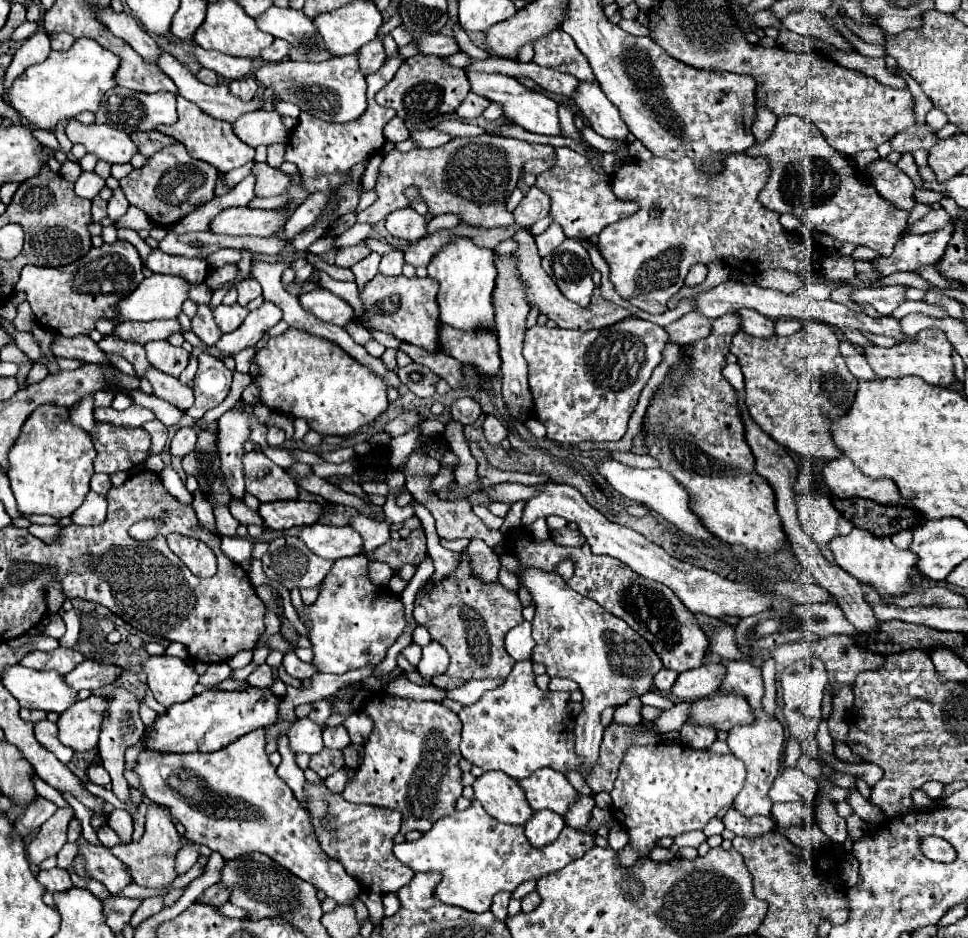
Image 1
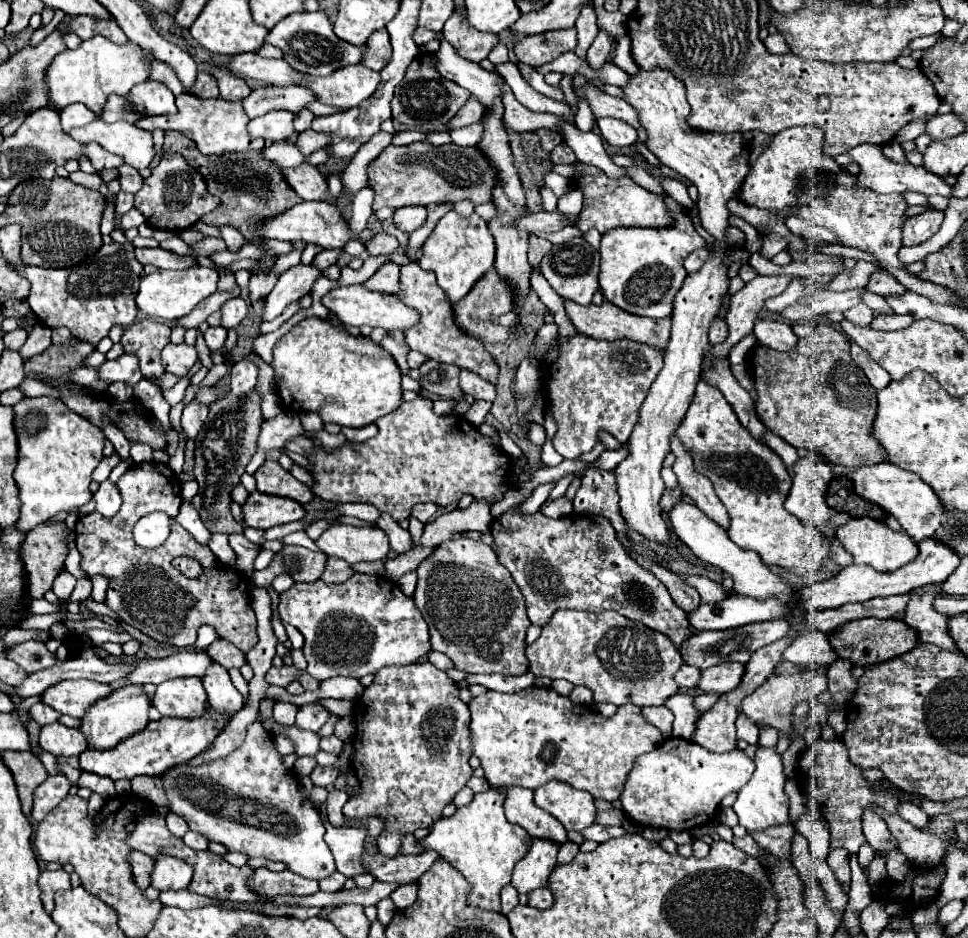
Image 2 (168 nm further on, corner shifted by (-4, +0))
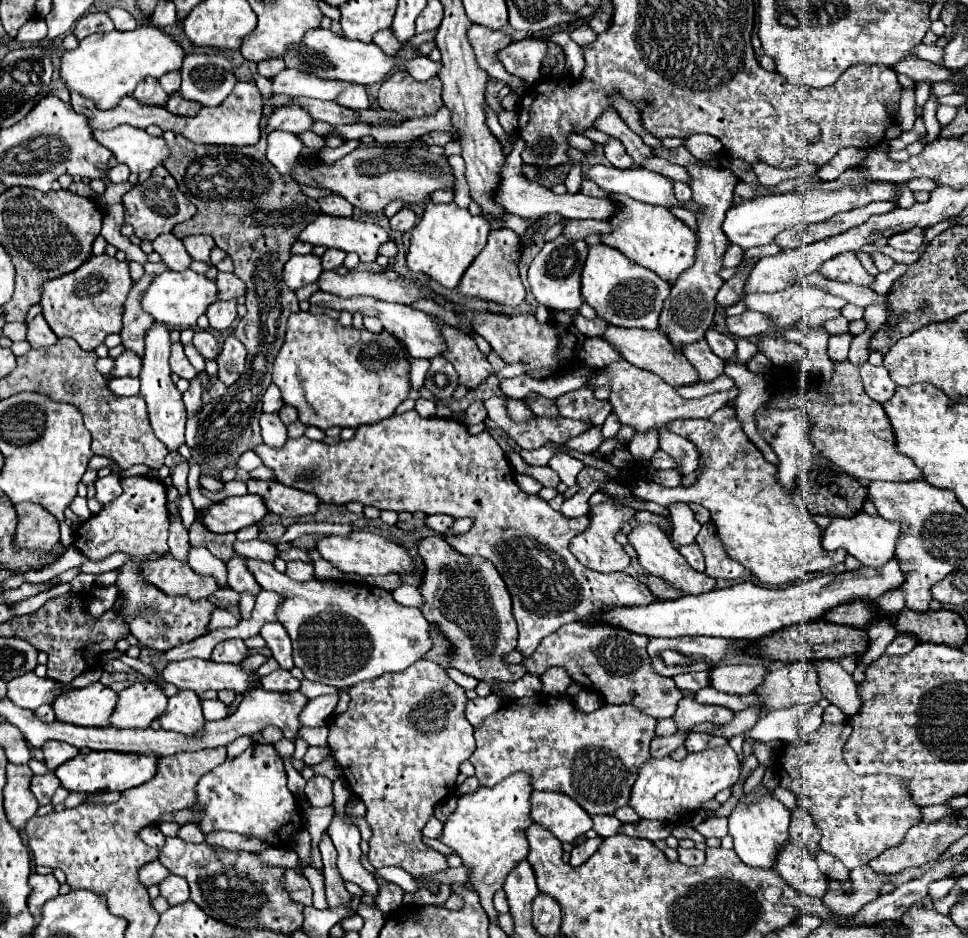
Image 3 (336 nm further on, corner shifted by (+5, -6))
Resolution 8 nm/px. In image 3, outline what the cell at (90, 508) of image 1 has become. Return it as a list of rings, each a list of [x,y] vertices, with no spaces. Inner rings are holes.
[[[109,474],[105,478],[97,478],[95,482],[95,488],[97,488],[97,500],[101,504],[107,504],[111,502],[113,498],[117,498],[121,494],[121,482],[119,482],[119,476],[117,474]]]

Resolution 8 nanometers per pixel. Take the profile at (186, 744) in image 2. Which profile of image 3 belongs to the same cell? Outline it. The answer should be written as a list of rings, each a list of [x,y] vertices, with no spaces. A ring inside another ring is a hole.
[[[89,752],[79,754],[73,760],[61,764],[55,774],[61,780],[61,786],[69,792],[99,794],[99,792],[125,792],[147,780],[157,772],[157,756],[137,756],[137,754],[119,754],[119,752]]]

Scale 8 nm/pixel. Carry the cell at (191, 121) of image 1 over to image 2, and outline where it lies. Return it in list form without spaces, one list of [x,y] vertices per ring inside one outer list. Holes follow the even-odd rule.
[[[180,94],[176,96],[176,106],[178,106],[178,114],[174,116],[148,116],[142,118],[136,126],[142,130],[178,130],[182,134],[186,134],[190,140],[196,142],[198,150],[206,156],[210,154],[236,154],[236,152],[246,152],[246,150],[258,150],[262,152],[264,148],[264,140],[252,140],[248,136],[246,124],[248,124],[248,116],[242,110],[240,102],[226,102],[222,98],[218,100],[204,100],[198,98],[194,94]]]

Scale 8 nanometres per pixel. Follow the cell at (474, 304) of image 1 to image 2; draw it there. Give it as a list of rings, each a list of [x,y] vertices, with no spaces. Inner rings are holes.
[[[451,210],[440,218],[436,228],[424,242],[424,258],[420,260],[420,266],[436,274],[438,286],[446,292],[450,304],[456,304],[470,292],[470,288],[474,288],[480,278],[484,278],[492,270],[494,254],[496,246],[486,222],[478,214],[472,214],[470,218],[460,218]]]

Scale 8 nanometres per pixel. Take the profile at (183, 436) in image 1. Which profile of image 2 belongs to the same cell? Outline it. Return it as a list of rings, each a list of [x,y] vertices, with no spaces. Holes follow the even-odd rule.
[[[196,402],[186,404],[186,408],[182,412],[182,428],[190,440],[194,440],[198,436],[200,428],[206,422],[206,416],[208,416],[208,406],[198,406]]]

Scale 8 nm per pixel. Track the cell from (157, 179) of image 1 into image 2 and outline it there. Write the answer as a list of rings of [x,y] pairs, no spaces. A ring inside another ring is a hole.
[[[174,152],[162,154],[160,164],[152,170],[152,174],[144,180],[144,186],[134,196],[134,208],[146,216],[146,222],[152,228],[162,228],[172,232],[180,232],[194,226],[204,214],[212,212],[216,206],[218,198],[214,198],[206,190],[202,174],[198,174],[194,166],[186,164],[186,160]]]

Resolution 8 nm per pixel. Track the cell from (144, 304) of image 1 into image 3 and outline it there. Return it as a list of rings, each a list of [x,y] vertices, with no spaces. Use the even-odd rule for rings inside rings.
[[[183,270],[183,272],[163,272],[159,274],[151,286],[143,292],[141,306],[145,312],[149,312],[157,322],[165,322],[167,326],[181,326],[189,328],[195,326],[197,318],[207,312],[207,306],[217,300],[217,284],[205,274],[197,274],[193,270]]]

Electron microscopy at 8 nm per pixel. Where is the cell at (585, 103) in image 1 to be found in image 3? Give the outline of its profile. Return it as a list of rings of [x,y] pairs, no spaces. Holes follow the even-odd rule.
[[[611,138],[603,148],[605,148],[605,158],[611,162],[611,166],[621,168],[621,170],[631,170],[631,168],[635,168],[631,156],[625,152],[625,146],[623,146],[619,140]]]

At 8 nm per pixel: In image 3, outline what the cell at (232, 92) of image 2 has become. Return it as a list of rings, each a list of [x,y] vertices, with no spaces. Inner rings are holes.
[[[223,52],[185,56],[181,78],[177,94],[201,106],[219,106],[237,84],[231,60]]]

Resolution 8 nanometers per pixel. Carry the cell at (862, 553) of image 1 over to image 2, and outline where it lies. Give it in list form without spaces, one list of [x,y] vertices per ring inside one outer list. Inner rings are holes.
[[[850,518],[836,530],[836,538],[842,542],[846,552],[852,554],[854,564],[868,564],[878,572],[898,570],[898,566],[904,566],[918,556],[918,544],[912,542],[906,532],[894,532],[884,522],[872,518]]]

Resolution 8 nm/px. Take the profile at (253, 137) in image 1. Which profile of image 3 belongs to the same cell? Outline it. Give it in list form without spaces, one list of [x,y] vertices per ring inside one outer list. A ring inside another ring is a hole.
[[[287,104],[273,112],[267,128],[299,134],[299,132],[313,130],[313,122],[315,122],[313,116],[309,116],[309,112],[305,112],[305,108],[301,108],[301,104]]]

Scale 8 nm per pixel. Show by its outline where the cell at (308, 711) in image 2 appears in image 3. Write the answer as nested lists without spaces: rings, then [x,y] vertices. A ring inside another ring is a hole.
[[[339,690],[333,694],[319,696],[315,700],[309,700],[305,710],[301,712],[301,726],[327,726],[331,712],[335,710],[339,702]]]

